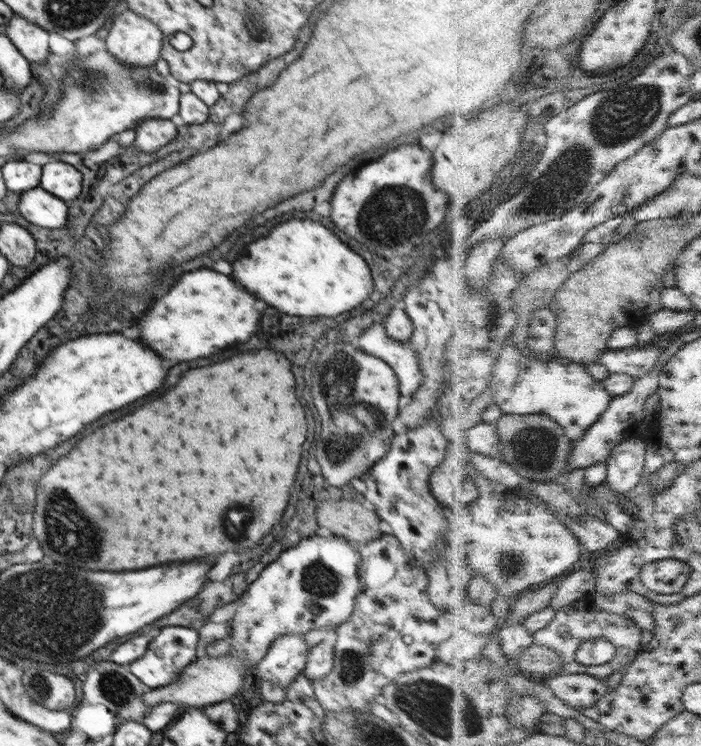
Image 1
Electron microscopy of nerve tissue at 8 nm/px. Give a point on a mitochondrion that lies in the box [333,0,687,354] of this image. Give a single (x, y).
(614, 122)

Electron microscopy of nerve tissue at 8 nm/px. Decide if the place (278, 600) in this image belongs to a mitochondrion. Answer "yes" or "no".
yes

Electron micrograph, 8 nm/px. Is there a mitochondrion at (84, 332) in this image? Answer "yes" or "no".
no

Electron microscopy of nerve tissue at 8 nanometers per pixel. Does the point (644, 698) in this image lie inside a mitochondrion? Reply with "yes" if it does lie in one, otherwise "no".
no

